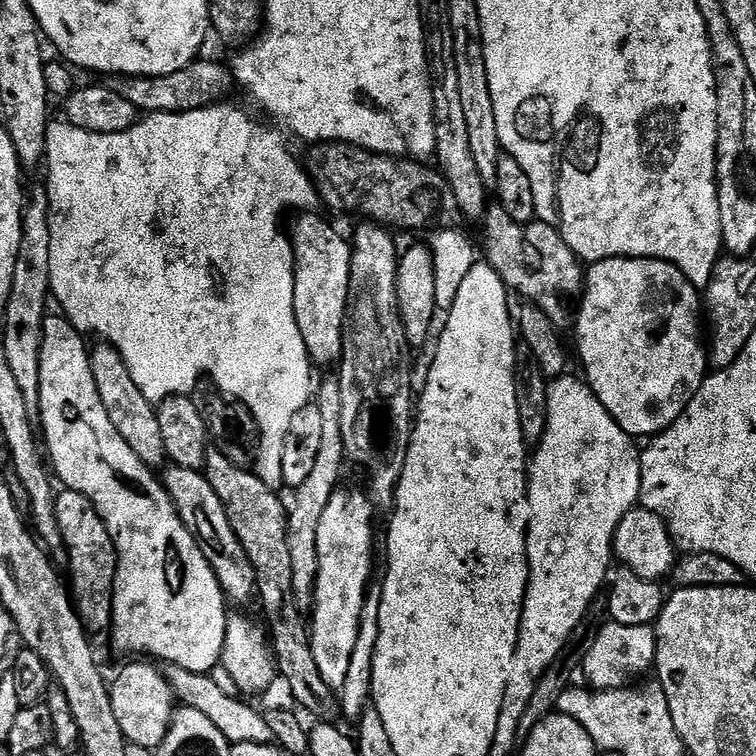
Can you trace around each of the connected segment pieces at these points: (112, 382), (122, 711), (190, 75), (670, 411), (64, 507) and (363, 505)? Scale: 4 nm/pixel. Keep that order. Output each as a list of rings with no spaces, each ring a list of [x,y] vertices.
[[[98,344],[98,347],[91,349],[89,362],[99,400],[106,409],[110,422],[118,431],[119,437],[145,465],[151,468],[161,467],[166,457],[155,407],[138,390],[138,386],[134,386],[132,375],[125,369],[125,364],[121,362],[121,356],[116,348],[109,344]]]
[[[144,663],[148,664],[126,665],[117,674],[116,681],[111,681],[110,691],[114,718],[118,720],[118,726],[122,728],[125,741],[155,750],[166,738],[168,725],[172,723],[174,697],[163,671],[155,663]]]
[[[197,59],[182,70],[174,70],[174,74],[165,76],[114,76],[109,75],[106,86],[126,98],[130,106],[134,106],[137,113],[150,112],[189,112],[206,108],[225,99],[224,96],[234,88],[234,78],[227,67],[215,64],[212,60]]]
[[[615,256],[600,260],[597,264],[588,264],[584,278],[584,291],[578,305],[578,311],[574,316],[574,329],[576,328],[576,348],[580,351],[580,360],[584,363],[583,375],[586,377],[587,384],[592,387],[592,392],[606,406],[606,410],[622,426],[626,435],[633,438],[651,438],[672,425],[682,414],[682,410],[688,405],[695,392],[704,383],[704,377],[710,372],[710,356],[706,351],[706,344],[700,341],[700,316],[702,320],[702,296],[698,291],[697,285],[691,280],[687,280],[682,274],[682,270],[675,268],[670,262],[665,260],[651,260],[641,256]]]
[[[56,492],[56,517],[64,552],[68,556],[66,580],[70,585],[70,600],[76,615],[84,625],[85,632],[107,633],[112,627],[112,577],[116,574],[116,549],[112,546],[110,534],[90,498],[77,492]]]
[[[337,487],[330,502],[326,502],[326,510],[322,510],[322,522],[318,522],[318,570],[314,607],[310,613],[314,661],[326,686],[334,690],[344,685],[346,673],[350,671],[350,654],[354,654],[364,597],[370,587],[368,578],[372,574],[374,505],[367,491],[351,492],[344,487]]]

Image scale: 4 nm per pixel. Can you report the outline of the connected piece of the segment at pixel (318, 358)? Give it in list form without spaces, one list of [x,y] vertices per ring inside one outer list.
[[[300,214],[295,218],[290,231],[292,257],[296,260],[294,274],[294,318],[298,322],[298,330],[302,334],[304,348],[313,365],[335,365],[344,355],[344,318],[348,315],[348,287],[350,286],[350,262],[352,261],[352,245],[347,239],[338,236],[320,216],[316,214]]]

